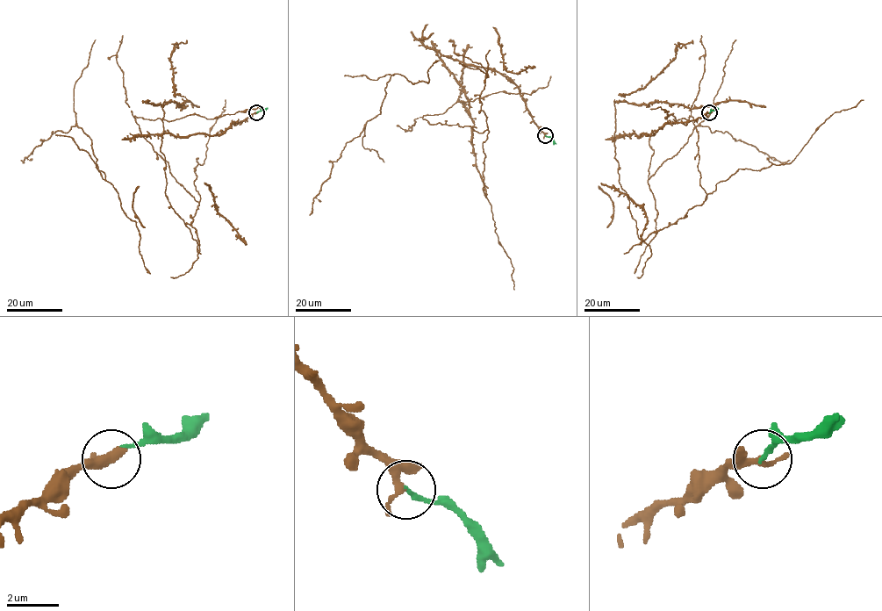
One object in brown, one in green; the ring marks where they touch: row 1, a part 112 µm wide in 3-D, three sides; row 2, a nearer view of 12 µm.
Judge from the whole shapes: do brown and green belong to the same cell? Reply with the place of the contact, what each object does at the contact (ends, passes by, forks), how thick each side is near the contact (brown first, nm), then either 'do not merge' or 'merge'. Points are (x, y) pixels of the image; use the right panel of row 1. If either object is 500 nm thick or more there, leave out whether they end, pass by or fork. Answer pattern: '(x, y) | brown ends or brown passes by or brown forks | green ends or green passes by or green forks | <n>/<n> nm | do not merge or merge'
(709, 112) | brown forks | green ends | 200/190 nm | do not merge

